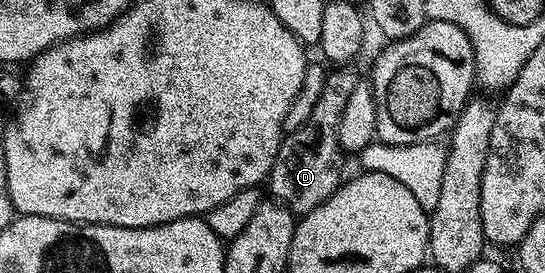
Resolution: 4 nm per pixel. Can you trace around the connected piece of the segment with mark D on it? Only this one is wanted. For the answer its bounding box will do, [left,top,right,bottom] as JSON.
[269,67,361,215]

